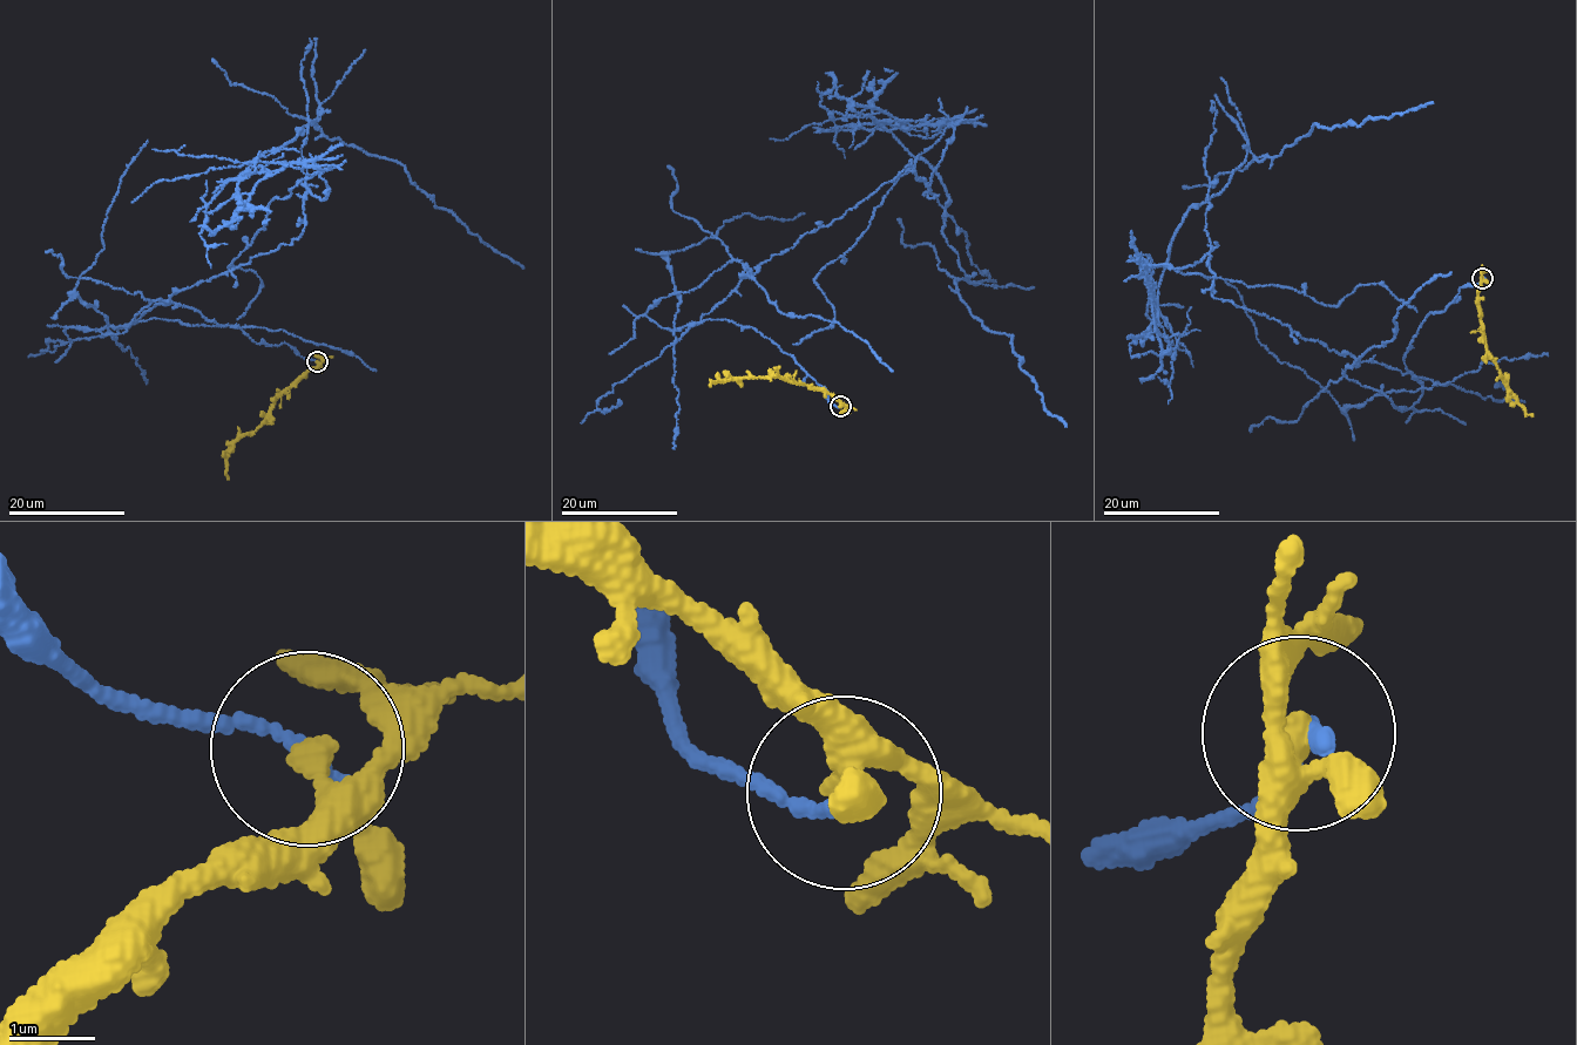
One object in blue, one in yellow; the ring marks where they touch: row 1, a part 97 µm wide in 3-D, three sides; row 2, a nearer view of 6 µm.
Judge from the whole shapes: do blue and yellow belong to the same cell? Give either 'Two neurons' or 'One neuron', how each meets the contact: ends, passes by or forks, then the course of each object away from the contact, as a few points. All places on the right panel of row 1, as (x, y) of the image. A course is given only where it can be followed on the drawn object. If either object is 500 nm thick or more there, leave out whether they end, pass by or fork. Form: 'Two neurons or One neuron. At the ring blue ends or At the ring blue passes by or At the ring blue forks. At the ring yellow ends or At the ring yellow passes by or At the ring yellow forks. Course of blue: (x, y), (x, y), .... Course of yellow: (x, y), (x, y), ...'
Two neurons. At the ring blue ends. At the ring yellow forks. Course of blue: (1483, 278), (1403, 374), (1215, 298), (1207, 253), (1139, 269), (1155, 300), (1249, 150), (1433, 102). Course of yellow: (1483, 278), (1479, 293), (1486, 344), (1506, 387), (1524, 412), (1532, 416)

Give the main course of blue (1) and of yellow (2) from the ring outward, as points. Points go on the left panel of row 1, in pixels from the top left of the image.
1: (316, 361), (133, 320), (302, 233), (316, 170), (243, 174), (318, 113), (523, 269)
2: (316, 361), (317, 366), (289, 386), (254, 431), (235, 440), (227, 460), (228, 480)

